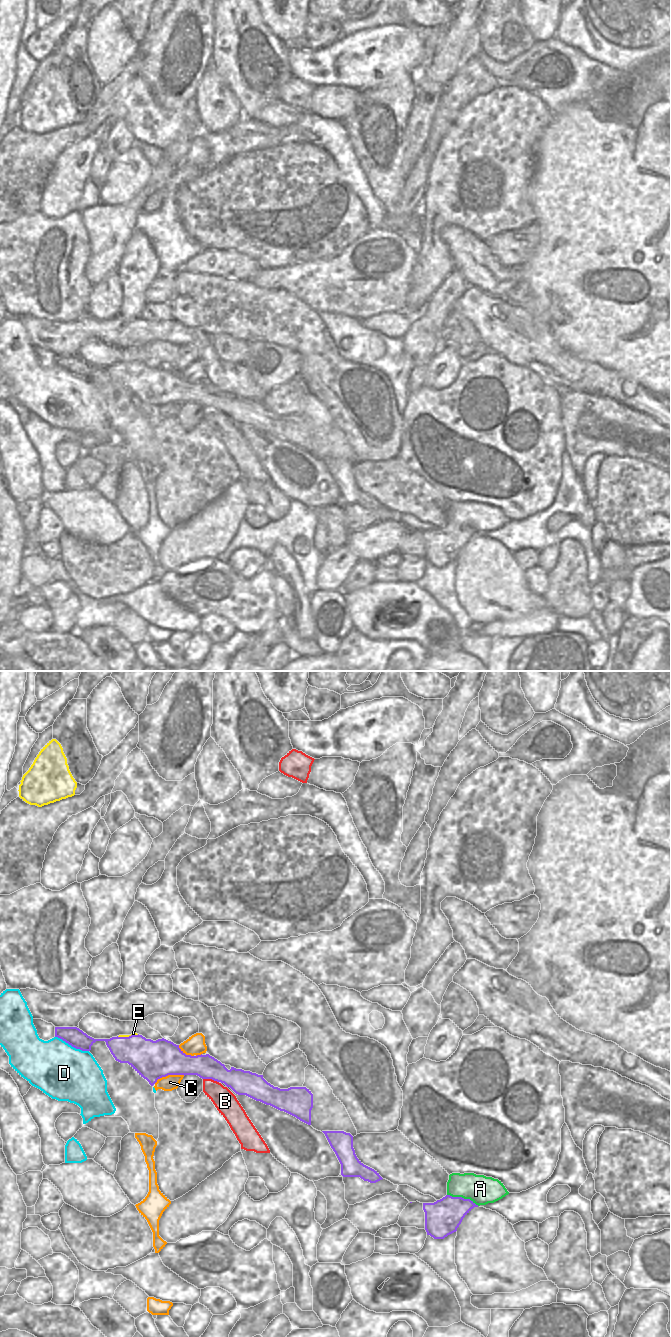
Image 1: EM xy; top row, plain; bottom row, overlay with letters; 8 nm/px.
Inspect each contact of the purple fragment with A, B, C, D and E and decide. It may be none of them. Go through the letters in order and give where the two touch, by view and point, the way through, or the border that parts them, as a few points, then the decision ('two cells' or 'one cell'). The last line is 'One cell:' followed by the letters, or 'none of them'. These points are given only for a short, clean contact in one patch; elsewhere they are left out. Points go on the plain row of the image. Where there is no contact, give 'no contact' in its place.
A: xy (463, 526) | along xy (447, 522), (469, 526), (478, 533) | two cells
B: xy (211, 406) | along xy (203, 406), (211, 406), (218, 410) | two cells
C: xy (169, 402) | along xy (184, 403), (162, 404), (154, 411) | two cells
D: xy (72, 374) | two cells
E: xy (127, 365) | along xy (138, 362), (117, 364) | two cells
One cell: none of them

